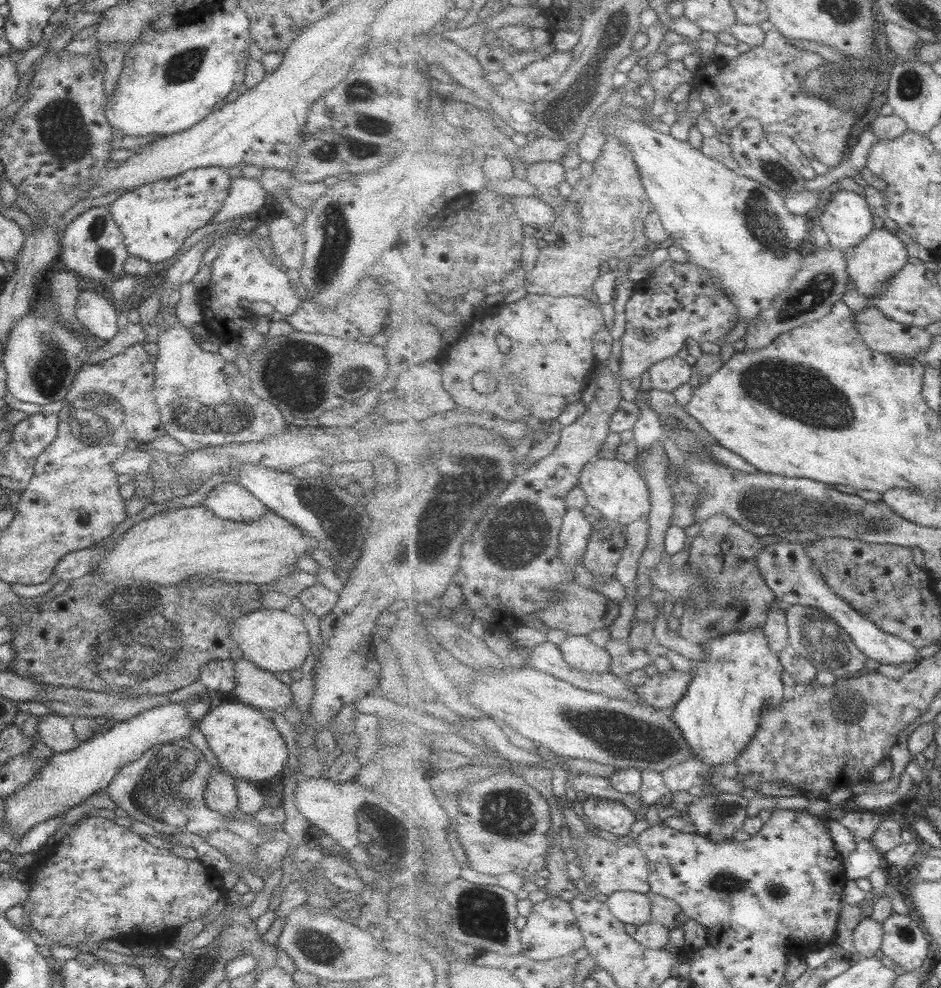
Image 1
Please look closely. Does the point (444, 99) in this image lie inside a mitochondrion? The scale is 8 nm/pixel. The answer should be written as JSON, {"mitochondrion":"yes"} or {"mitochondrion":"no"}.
{"mitochondrion":"no"}

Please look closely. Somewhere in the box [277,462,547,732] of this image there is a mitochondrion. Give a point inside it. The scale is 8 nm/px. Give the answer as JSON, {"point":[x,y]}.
{"point":[311,501]}

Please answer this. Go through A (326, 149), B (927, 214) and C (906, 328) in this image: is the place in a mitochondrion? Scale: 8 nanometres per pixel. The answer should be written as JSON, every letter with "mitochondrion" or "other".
{"A":"mitochondrion","B":"other","C":"other"}

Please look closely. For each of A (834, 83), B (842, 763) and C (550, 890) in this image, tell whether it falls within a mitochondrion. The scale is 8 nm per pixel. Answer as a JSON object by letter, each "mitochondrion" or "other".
{"A":"mitochondrion","B":"other","C":"other"}

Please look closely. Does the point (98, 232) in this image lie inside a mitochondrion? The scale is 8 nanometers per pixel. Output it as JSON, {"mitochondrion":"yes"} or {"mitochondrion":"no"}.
{"mitochondrion":"yes"}

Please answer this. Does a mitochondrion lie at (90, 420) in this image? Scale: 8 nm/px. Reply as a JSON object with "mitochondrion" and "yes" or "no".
{"mitochondrion":"yes"}

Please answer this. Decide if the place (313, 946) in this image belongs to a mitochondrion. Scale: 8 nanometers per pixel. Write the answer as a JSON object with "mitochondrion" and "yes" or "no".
{"mitochondrion":"yes"}

